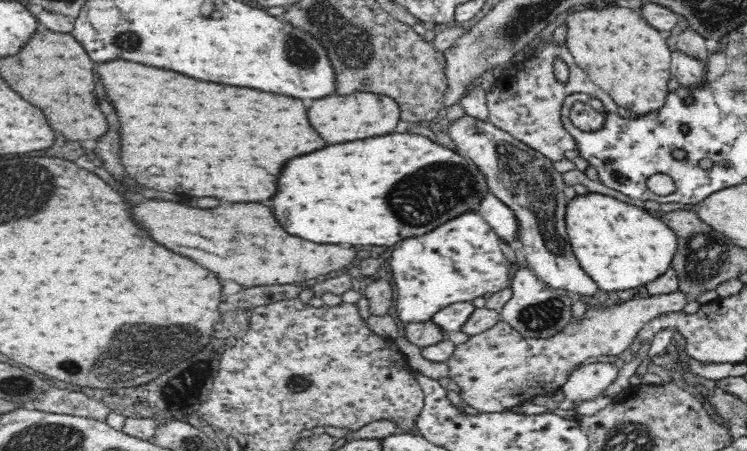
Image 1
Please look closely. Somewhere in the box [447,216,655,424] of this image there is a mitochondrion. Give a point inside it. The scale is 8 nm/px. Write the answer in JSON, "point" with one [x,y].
{"point":[547,313]}

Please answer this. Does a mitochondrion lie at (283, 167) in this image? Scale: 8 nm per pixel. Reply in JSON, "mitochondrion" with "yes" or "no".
{"mitochondrion":"no"}

